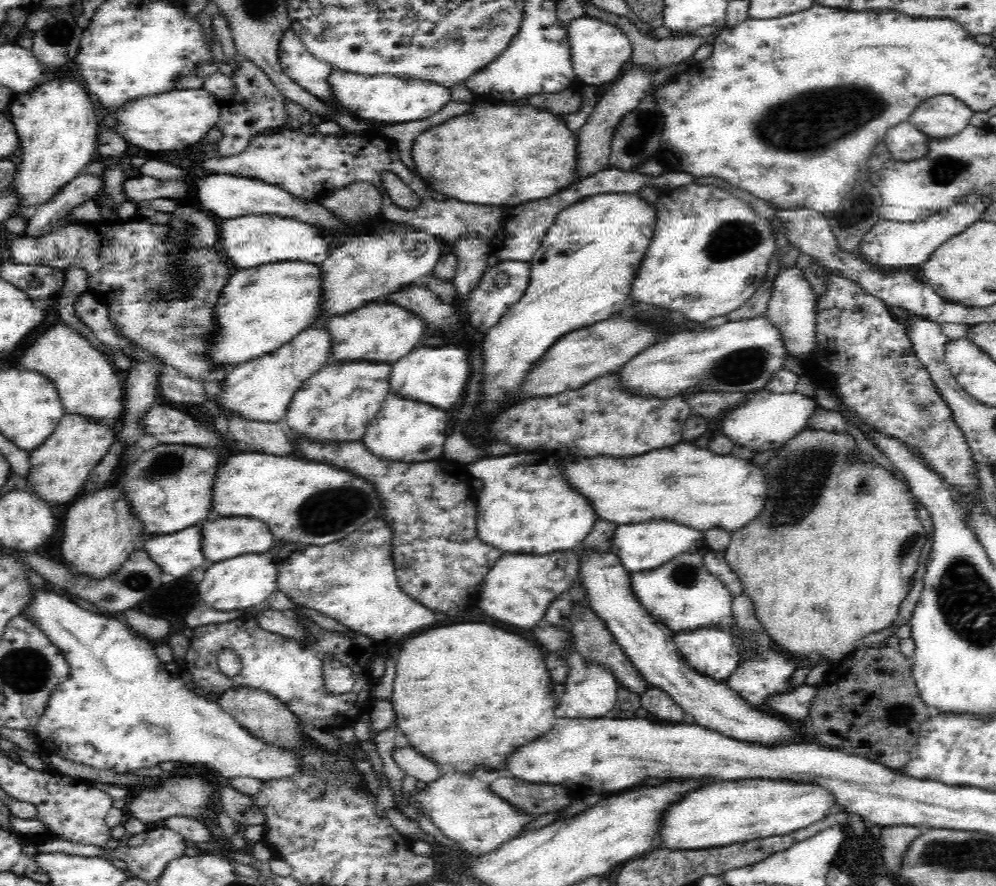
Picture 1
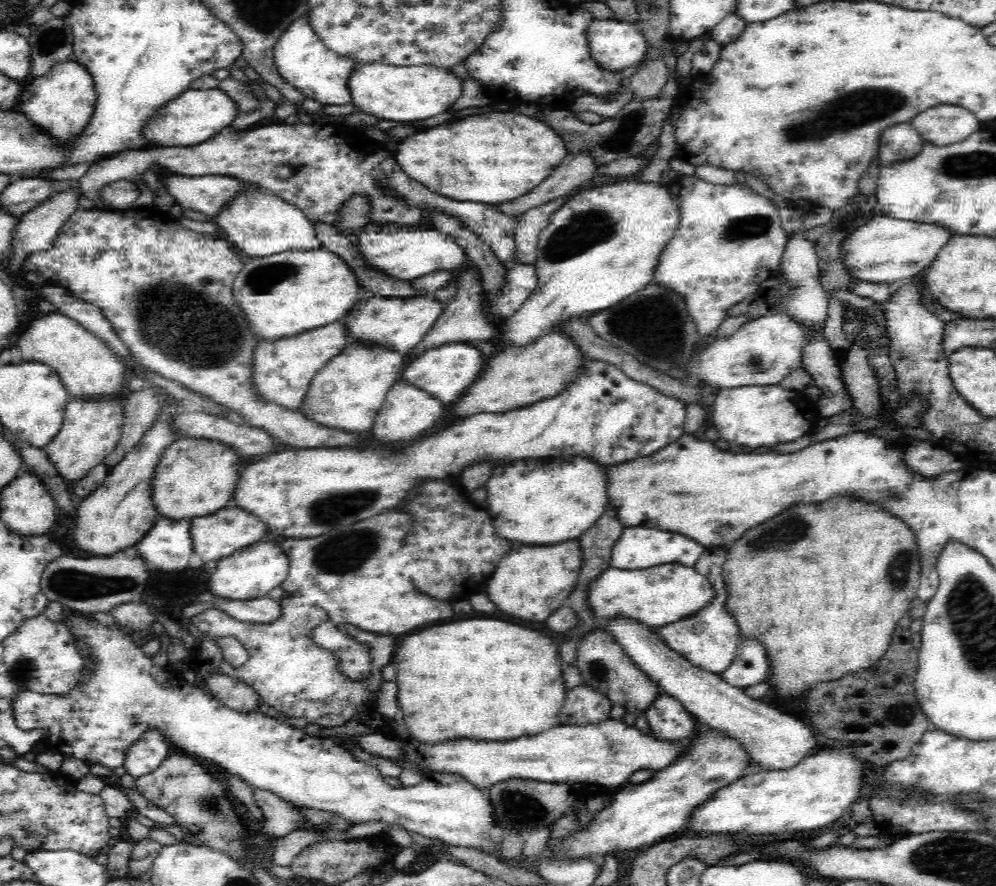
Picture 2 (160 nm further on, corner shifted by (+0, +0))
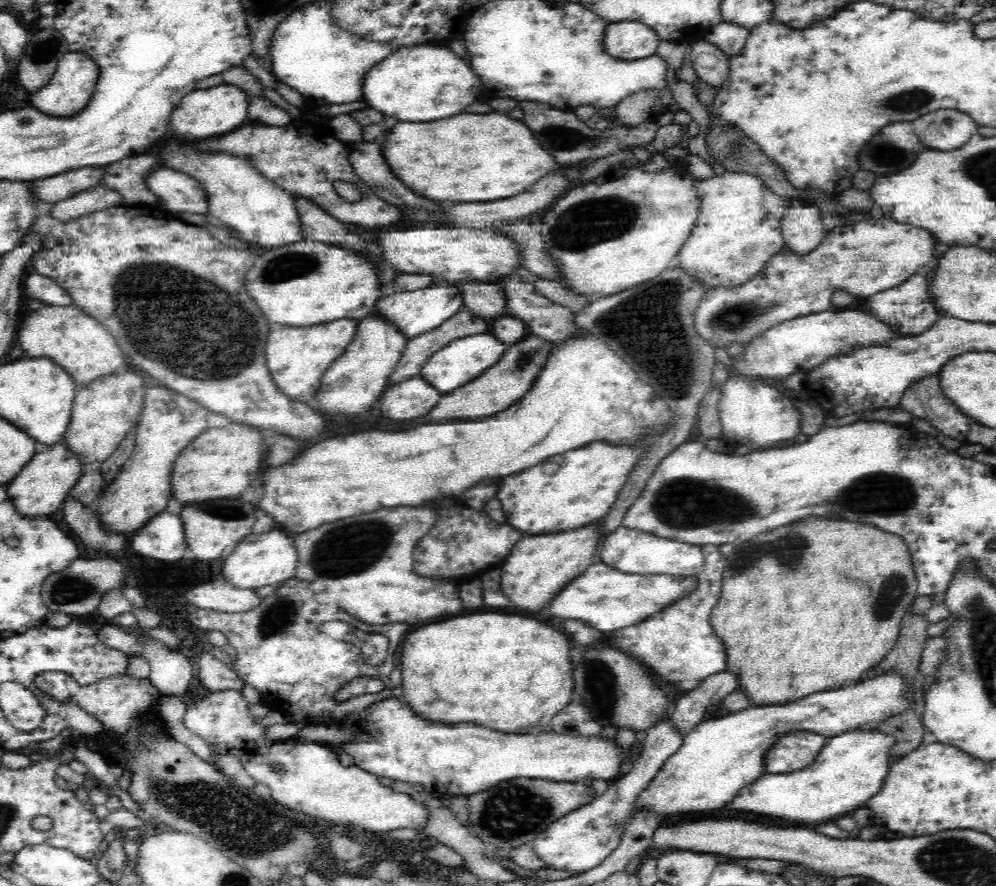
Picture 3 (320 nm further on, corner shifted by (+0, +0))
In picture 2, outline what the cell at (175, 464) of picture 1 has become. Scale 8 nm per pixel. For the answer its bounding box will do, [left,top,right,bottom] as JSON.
[151,437,242,521]

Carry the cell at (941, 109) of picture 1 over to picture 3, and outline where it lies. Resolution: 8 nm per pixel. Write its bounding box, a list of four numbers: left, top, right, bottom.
[912,110,978,150]

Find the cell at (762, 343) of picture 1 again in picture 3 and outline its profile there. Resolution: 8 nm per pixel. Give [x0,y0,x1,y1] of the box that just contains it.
[734,309,912,378]

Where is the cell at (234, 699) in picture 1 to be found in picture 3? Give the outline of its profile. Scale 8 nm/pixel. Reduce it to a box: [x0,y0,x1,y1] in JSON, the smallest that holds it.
[199,647,243,693]

